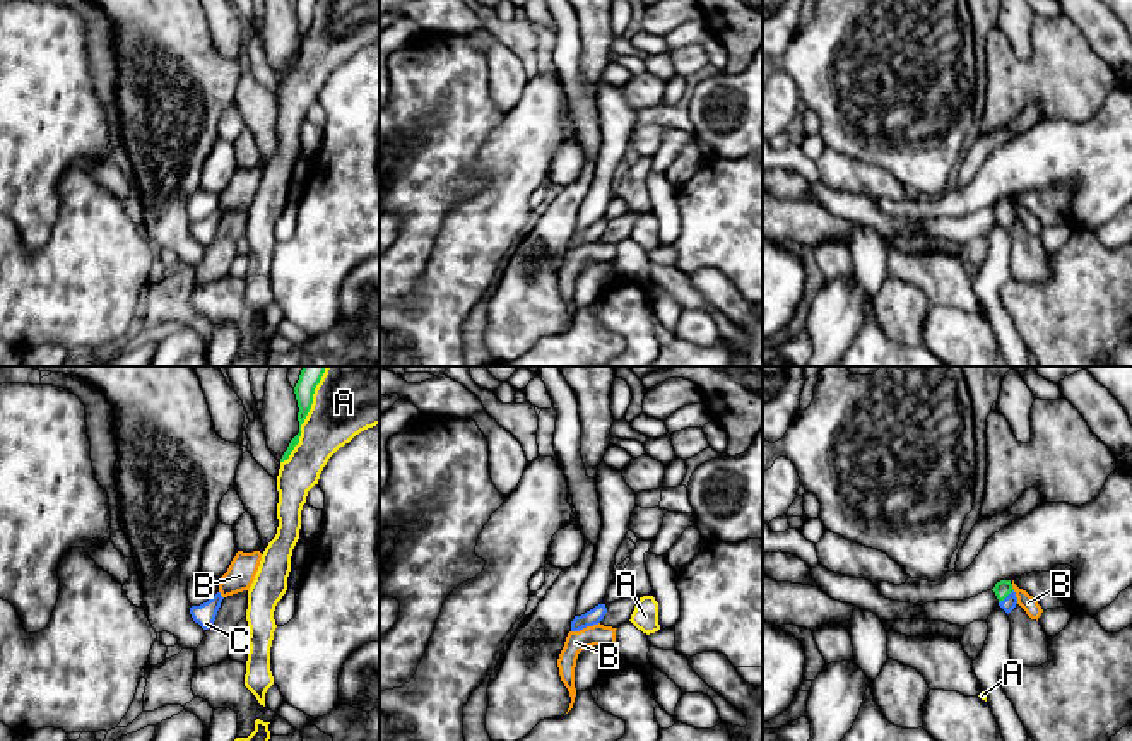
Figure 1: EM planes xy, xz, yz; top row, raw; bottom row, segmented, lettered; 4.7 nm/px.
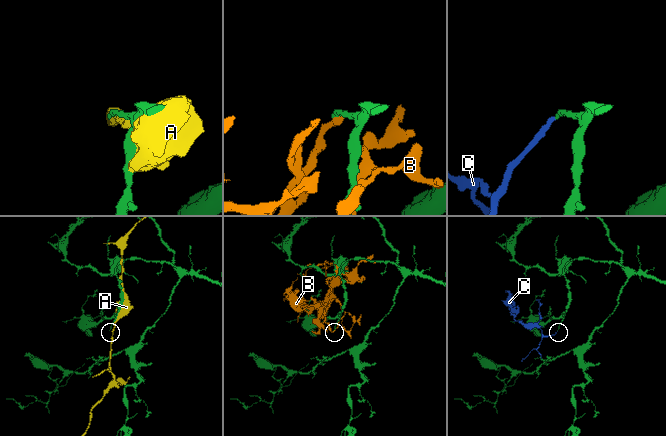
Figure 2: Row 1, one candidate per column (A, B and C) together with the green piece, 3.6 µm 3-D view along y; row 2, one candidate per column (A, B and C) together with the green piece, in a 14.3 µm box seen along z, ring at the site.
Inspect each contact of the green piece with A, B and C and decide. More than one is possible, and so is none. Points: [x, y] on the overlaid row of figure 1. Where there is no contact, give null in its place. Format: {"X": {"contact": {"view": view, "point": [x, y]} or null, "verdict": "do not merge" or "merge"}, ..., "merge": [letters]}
{"A": {"contact": {"view": "xy", "point": [306, 414]}, "verdict": "do not merge"}, "B": {"contact": {"view": "yz", "point": [1011, 587]}, "verdict": "do not merge"}, "C": {"contact": {"view": "yz", "point": [1006, 596]}, "verdict": "merge"}, "merge": ["C"]}

